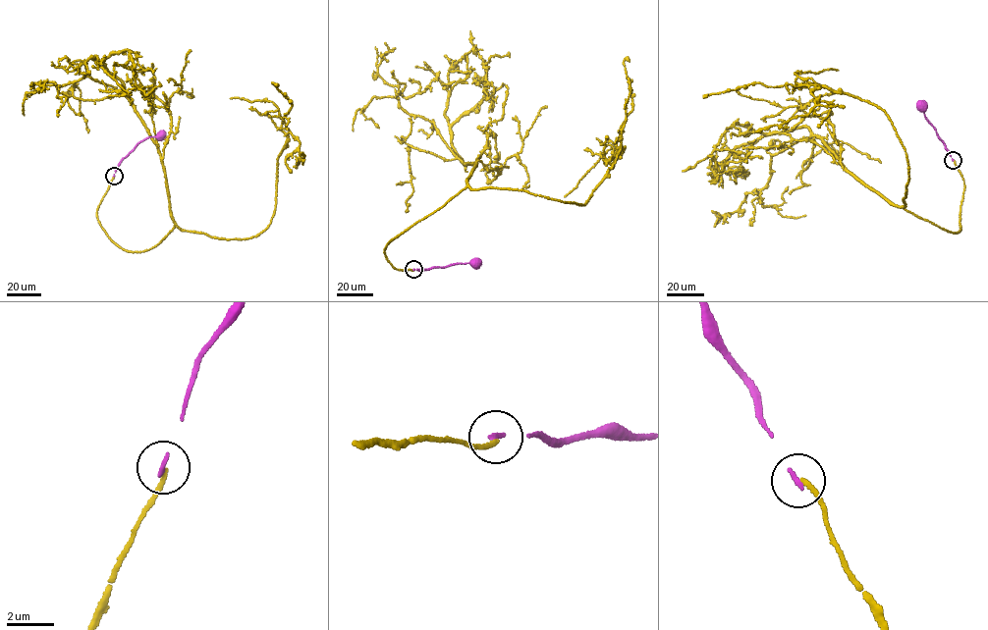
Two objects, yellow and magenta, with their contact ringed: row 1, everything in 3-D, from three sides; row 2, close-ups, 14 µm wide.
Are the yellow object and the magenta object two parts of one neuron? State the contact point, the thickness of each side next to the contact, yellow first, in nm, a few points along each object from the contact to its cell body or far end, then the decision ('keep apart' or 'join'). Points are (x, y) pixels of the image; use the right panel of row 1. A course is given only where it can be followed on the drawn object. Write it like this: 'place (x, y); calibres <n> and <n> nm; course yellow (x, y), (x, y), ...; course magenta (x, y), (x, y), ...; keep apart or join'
place (953, 160); calibres 200 and 180 nm; course yellow (953, 159), (964, 183), (957, 233), (888, 200), (807, 128), (736, 148), (714, 177), (743, 176), (743, 167); course magenta (953, 159), (925, 118), (922, 106); keep apart

